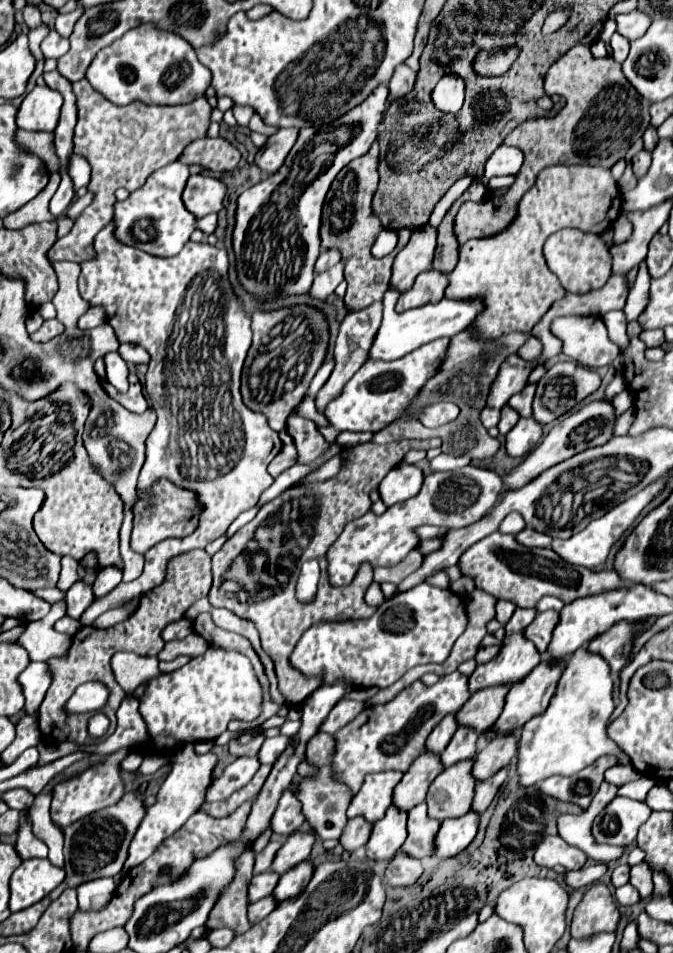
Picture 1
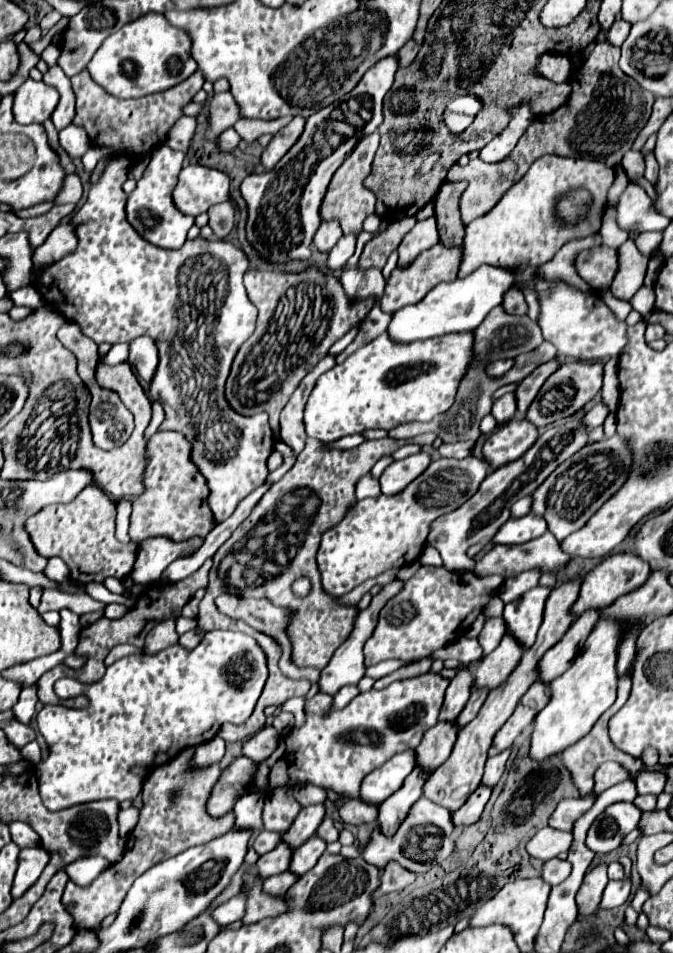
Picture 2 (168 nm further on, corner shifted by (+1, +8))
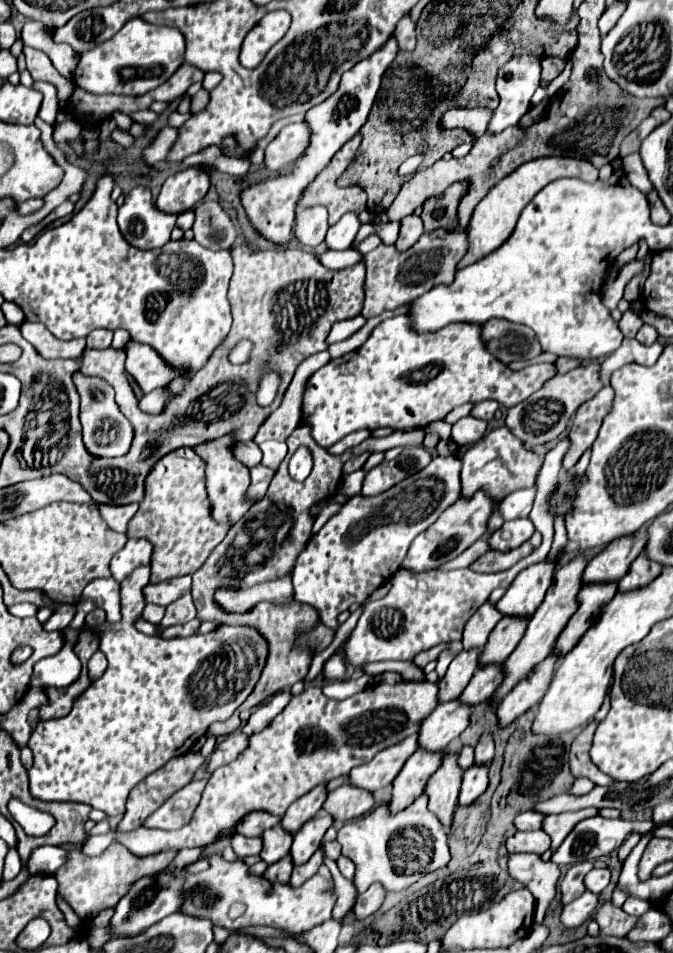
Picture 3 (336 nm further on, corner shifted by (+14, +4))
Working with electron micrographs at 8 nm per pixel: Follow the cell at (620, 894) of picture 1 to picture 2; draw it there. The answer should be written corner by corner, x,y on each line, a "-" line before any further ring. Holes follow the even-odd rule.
629,879
609,881
607,887
605,887
605,893
603,893
603,899
601,899
599,909
615,909
615,907
623,905
629,899
629,893
631,893

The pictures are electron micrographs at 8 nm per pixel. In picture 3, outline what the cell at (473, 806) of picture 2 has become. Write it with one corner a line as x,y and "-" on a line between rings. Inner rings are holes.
470,767
464,771
464,781
458,797
458,805
472,805
488,787
488,767

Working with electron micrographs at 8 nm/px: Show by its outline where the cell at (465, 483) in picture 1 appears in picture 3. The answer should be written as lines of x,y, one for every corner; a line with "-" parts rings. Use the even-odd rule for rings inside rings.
454,455
434,457
422,471
410,475
402,483
394,485
390,491
384,491
382,495
350,497
342,505
342,509
334,517
330,517
328,523
308,541
306,549
300,553
296,567
292,571
294,599
310,607
316,607
324,625
336,629
338,627
336,617
342,611
346,611
352,603
364,603
372,591
384,585
400,569
412,541
422,531
426,531
442,515
442,511
446,511
460,497
460,469
462,461

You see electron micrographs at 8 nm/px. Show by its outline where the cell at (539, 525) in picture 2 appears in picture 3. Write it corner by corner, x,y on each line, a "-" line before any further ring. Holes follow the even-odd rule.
528,517
526,519
516,519
516,521
506,521
486,541
488,541
490,549
512,551
512,549
520,547
524,541
528,541
534,531
536,531
534,523

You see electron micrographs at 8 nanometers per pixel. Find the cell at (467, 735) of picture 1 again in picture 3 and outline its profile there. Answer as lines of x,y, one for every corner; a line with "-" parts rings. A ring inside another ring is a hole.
490,665
490,667
476,671
474,677
470,679
468,687
462,691
460,703
468,705
468,707
476,707
476,705
484,703
500,685
500,681
502,681
500,675
502,675
500,665

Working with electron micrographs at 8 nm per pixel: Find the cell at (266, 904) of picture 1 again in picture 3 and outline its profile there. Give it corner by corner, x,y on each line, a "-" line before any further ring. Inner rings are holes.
286,855
286,857
282,857
278,863
274,863
274,865
270,865
268,869
266,869
266,873
262,875
264,879
268,879
268,881
276,881
276,883
288,883
288,879
290,879
290,873
292,873
292,859

